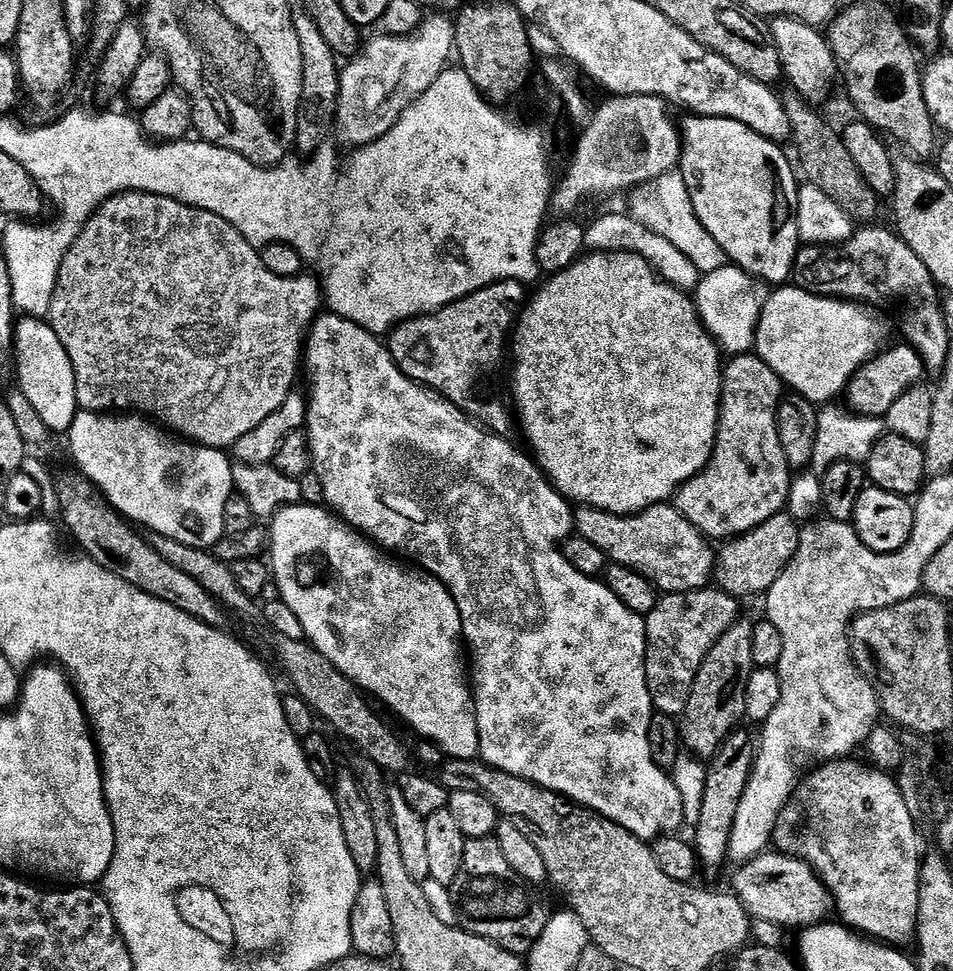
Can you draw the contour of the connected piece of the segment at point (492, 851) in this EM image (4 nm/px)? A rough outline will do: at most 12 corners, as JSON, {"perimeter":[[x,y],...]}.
{"perimeter":[[494,838],[465,839],[459,911],[527,955],[552,913]]}

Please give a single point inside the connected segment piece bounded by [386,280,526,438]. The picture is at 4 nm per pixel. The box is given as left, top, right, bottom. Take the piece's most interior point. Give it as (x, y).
(459, 352)

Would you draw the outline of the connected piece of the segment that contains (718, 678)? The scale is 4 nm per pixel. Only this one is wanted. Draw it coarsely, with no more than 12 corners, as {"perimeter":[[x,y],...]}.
{"perimeter":[[753,621],[714,642],[692,683],[680,739],[716,756],[746,716]]}

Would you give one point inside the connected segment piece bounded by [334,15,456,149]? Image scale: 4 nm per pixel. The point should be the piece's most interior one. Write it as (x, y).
(390, 73)

